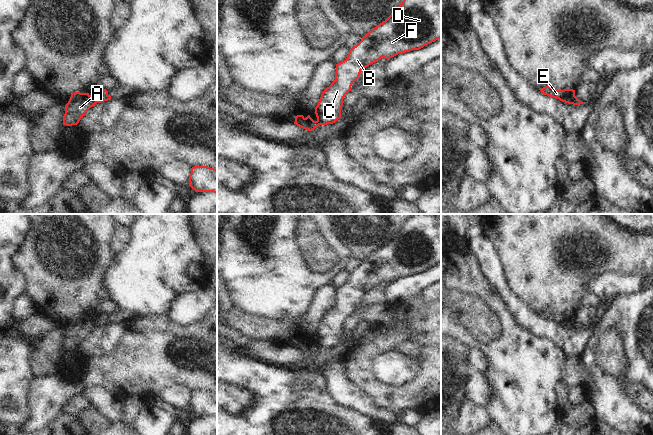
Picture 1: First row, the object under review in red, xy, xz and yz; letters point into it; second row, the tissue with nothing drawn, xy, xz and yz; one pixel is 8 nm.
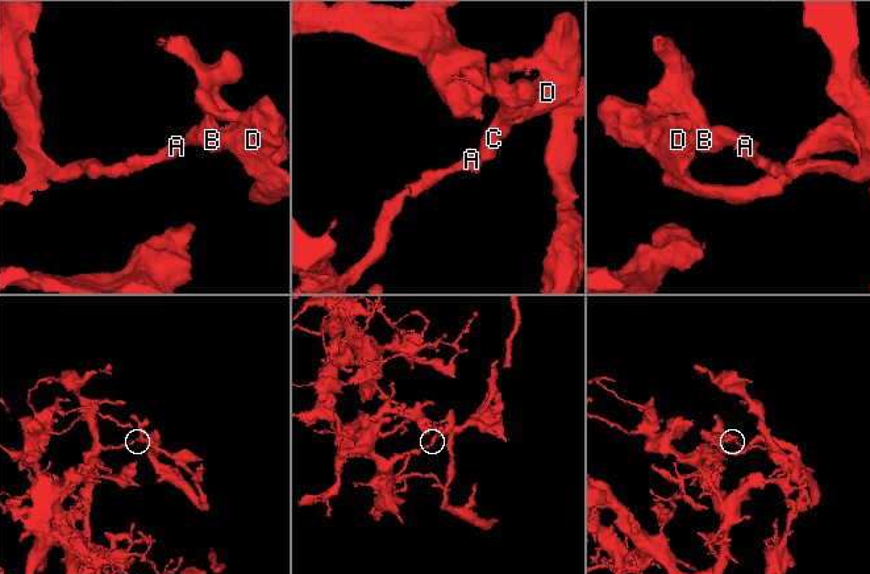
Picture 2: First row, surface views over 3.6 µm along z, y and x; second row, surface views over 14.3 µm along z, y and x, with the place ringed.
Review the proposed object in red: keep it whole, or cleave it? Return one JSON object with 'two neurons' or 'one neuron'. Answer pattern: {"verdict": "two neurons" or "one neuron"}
{"verdict": "two neurons"}

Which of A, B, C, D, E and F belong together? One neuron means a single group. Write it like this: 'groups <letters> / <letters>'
groups A / B C D E F

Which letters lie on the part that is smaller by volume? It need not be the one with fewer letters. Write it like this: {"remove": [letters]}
{"remove": ["B", "C", "D", "E", "F"]}

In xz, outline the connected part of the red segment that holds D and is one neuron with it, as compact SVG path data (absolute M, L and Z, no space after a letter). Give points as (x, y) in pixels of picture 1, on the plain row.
M414 214L391 239L369 255L362 264L349 274L347 282L336 288L335 304L321 318L315 331L319 349L333 348L341 342L345 319L359 302L361 294L381 282L390 283L398 278L419 274L441 262L441 214Z

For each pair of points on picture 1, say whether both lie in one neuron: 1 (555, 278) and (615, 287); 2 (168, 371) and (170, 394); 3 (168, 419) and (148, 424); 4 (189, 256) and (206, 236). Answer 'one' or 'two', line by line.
1: two
2: two
3: one
4: two

